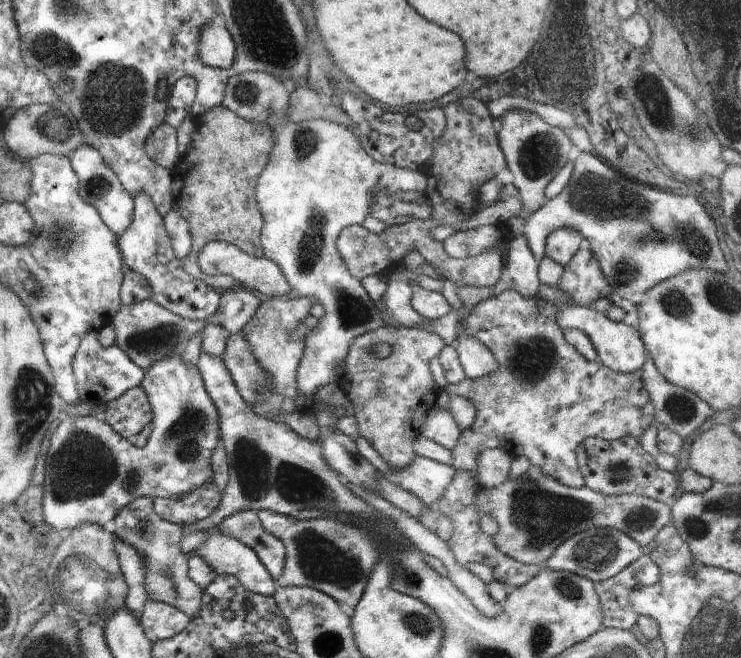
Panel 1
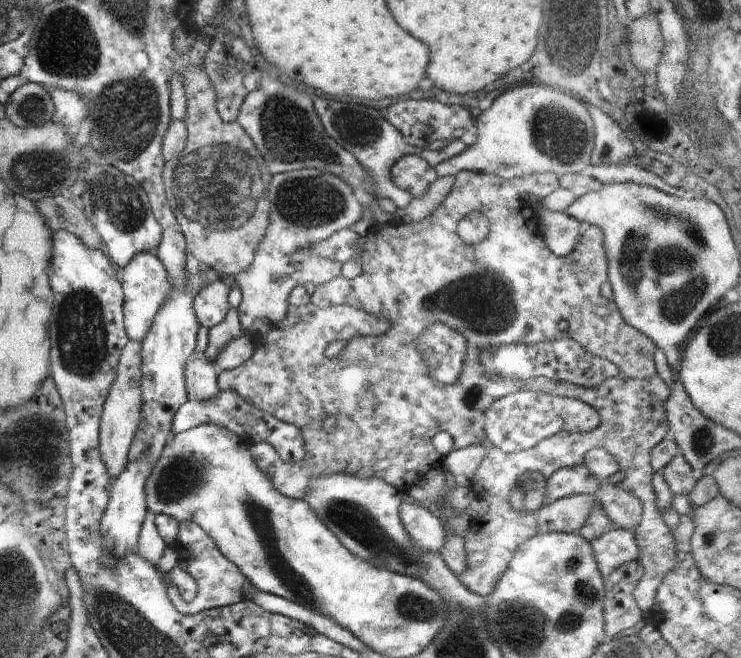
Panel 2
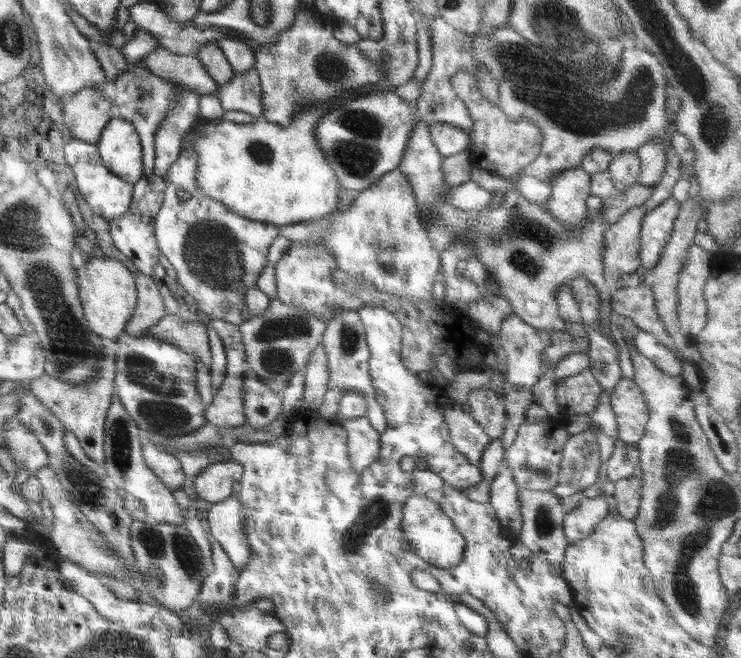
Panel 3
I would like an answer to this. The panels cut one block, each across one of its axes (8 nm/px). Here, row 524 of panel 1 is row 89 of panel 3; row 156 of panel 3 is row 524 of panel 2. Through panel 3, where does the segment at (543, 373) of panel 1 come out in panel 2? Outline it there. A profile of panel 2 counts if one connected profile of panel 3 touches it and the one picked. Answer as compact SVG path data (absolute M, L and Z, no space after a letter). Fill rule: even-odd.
M463 170L455 176L455 182L451 188L450 194L448 193L446 198L434 210L432 210L428 216L425 216L417 223L402 220L398 222L390 222L387 225L382 225L378 232L368 231L367 236L364 238L359 238L352 229L340 229L339 231L334 232L334 234L331 234L326 238L326 240L300 248L300 250L295 252L296 259L304 259L305 256L310 255L313 257L322 257L333 261L340 261L341 263L354 259L362 264L363 271L353 279L347 279L341 274L340 276L336 276L336 278L332 278L332 280L330 280L330 282L326 282L326 284L318 284L315 292L310 295L310 302L304 306L288 304L285 317L280 320L280 322L271 325L270 329L264 333L264 336L262 336L262 342L256 342L256 350L254 350L252 356L248 358L246 362L243 362L236 368L218 372L218 387L222 391L231 390L237 392L237 394L246 400L246 402L252 403L262 412L271 414L273 417L276 417L285 423L292 423L301 430L303 439L305 440L305 453L303 459L297 460L293 463L284 462L280 458L278 452L270 446L262 446L259 443L253 443L249 446L249 451L251 452L257 467L265 475L267 474L270 477L276 490L279 490L284 496L292 497L293 499L300 500L307 495L311 479L313 477L329 477L332 475L338 475L339 473L345 473L346 475L352 475L361 479L376 477L377 479L384 480L384 482L395 486L397 489L406 491L409 486L422 480L429 470L436 468L438 465L442 466L443 463L441 461L446 455L441 455L436 451L436 447L434 447L434 443L432 443L433 436L438 434L438 432L448 432L448 434L450 434L453 440L452 450L472 446L472 444L480 444L480 446L483 446L486 454L475 472L475 475L471 478L470 487L476 498L484 499L488 503L489 509L485 515L482 515L477 519L472 518L468 532L462 536L465 540L465 551L467 552L467 569L458 577L460 578L461 583L470 592L483 597L487 597L494 590L498 579L502 576L504 569L511 561L516 548L538 533L536 521L530 512L515 511L511 507L509 494L512 492L513 488L519 486L519 483L527 473L540 473L542 476L548 478L558 469L572 468L582 465L588 451L596 448L604 449L609 455L613 456L613 459L618 463L619 471L624 474L624 478L615 485L622 488L623 491L631 492L643 506L641 521L635 528L634 535L636 544L639 548L638 562L644 567L645 573L638 581L633 595L638 608L640 608L641 613L644 615L644 619L646 618L649 620L651 618L652 607L655 603L657 588L661 585L665 576L678 564L676 543L672 530L669 529L668 525L662 520L662 517L656 508L656 495L654 495L654 489L652 488L652 475L654 472L650 465L650 451L654 446L656 446L656 444L662 442L669 430L669 422L665 411L665 402L671 395L672 390L664 384L660 375L657 374L657 368L655 367L653 357L653 352L657 349L657 346L648 338L648 336L637 331L633 326L630 326L624 320L620 311L618 312L618 310L616 310L616 306L602 296L601 286L602 283L607 280L608 267L607 254L605 253L603 245L604 235L601 228L596 225L585 225L582 230L579 243L572 249L570 254L563 257L556 256L553 252L550 252L548 247L545 245L545 240L543 239L542 234L538 231L540 224L540 220L537 217L538 215L535 212L527 211L526 202L522 200L522 194L534 194L540 197L541 195L545 196L554 192L558 187L559 176L556 173L526 175L515 179L505 179L495 174ZM560 320L566 320L566 322L568 322L568 327L564 328L564 330L562 330L558 325ZM436 323L442 323L449 326L452 330L461 334L466 343L466 356L464 357L459 377L452 382L452 384L439 385L435 381L435 378L431 375L429 364L427 363L425 356L417 347L419 336L427 328L430 328ZM562 337L574 339L593 355L613 362L621 370L623 376L604 379L597 387L592 388L578 387L571 382L550 380L548 382L544 382L544 378L531 378L527 381L512 381L503 379L498 375L491 375L487 372L485 366L479 361L479 354L486 349L490 349L491 352L493 352L493 350L500 345L509 345L510 343L531 345L542 341L553 341ZM334 341L346 341L347 343L344 345L342 352L340 352L335 359L326 360L324 356L325 348ZM520 389L530 389L544 393L556 393L563 397L581 400L582 402L588 403L596 412L599 412L601 421L594 430L588 432L556 433L555 435L540 441L533 449L529 449L528 451L505 453L487 439L485 434L484 415L493 402L496 402L496 400L502 398L506 394L515 393ZM326 417L336 418L338 425L335 430L328 432L322 427L322 423Z

